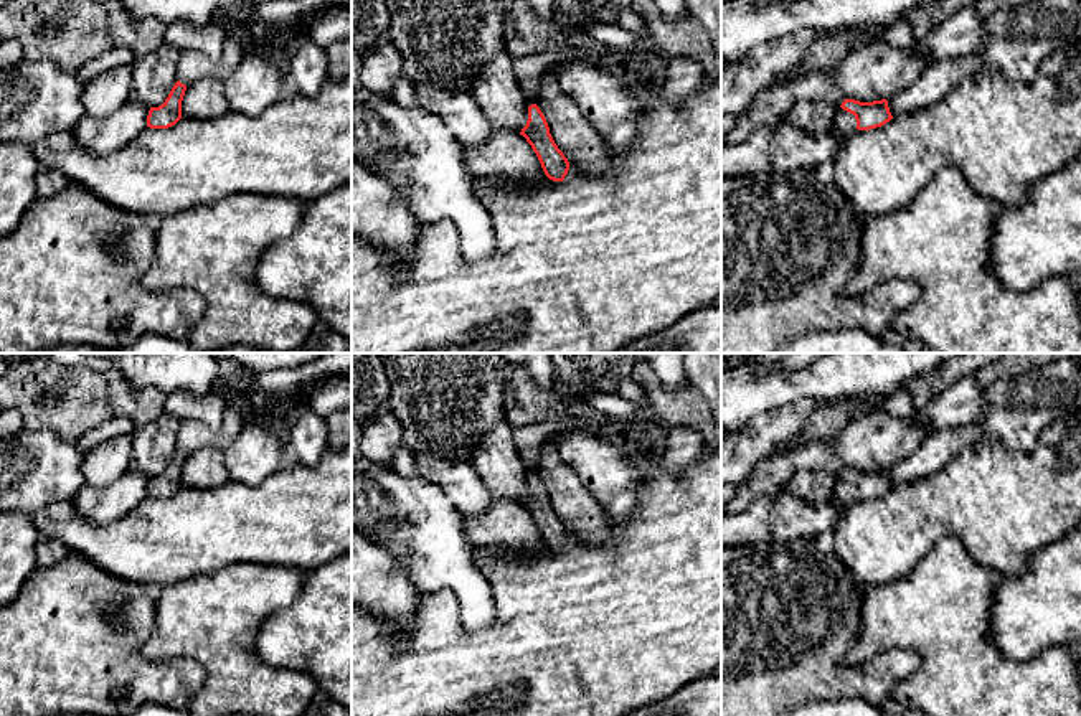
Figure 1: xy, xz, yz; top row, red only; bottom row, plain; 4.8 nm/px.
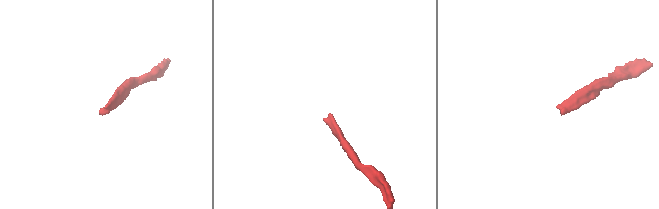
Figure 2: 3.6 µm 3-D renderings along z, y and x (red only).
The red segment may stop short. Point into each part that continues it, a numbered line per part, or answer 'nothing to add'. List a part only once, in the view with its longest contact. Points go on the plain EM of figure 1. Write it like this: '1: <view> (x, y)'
1: yz (845, 494)

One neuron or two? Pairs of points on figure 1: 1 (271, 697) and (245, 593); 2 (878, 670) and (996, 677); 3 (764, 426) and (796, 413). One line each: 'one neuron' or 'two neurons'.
1: one neuron
2: two neurons
3: one neuron

